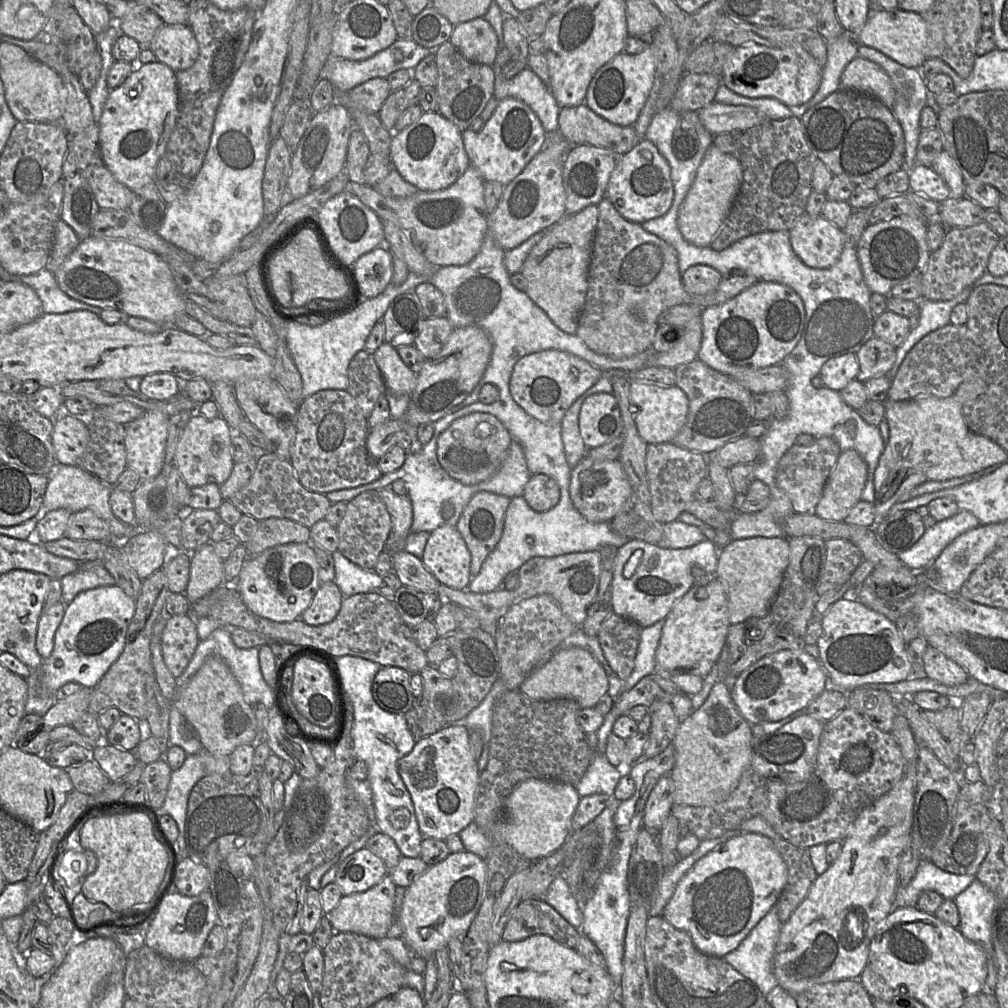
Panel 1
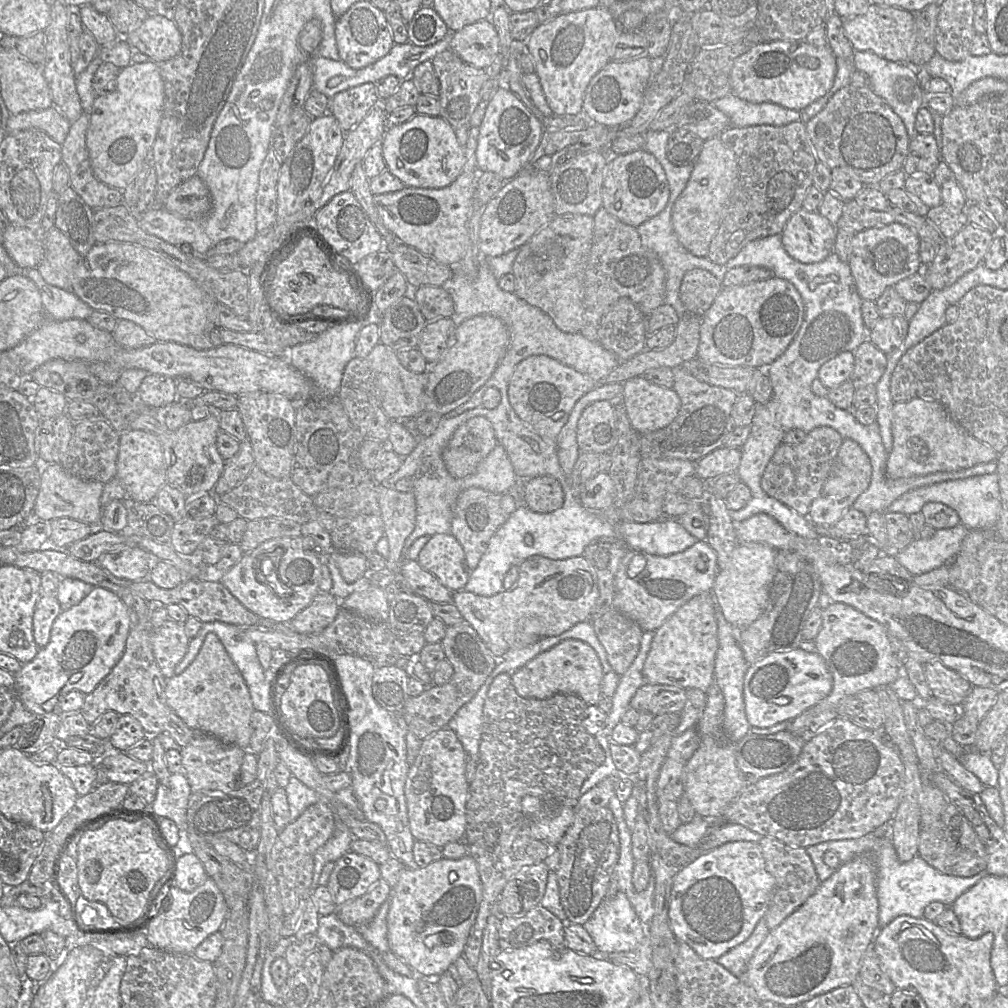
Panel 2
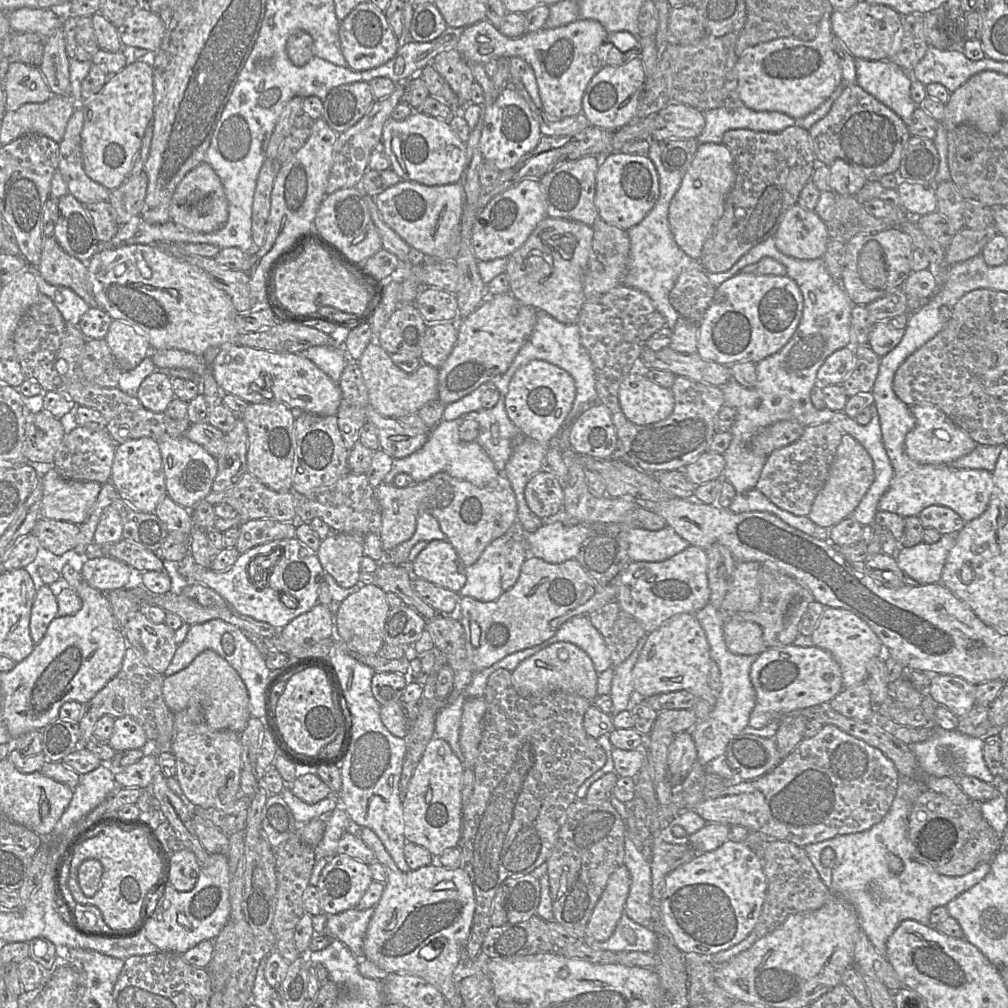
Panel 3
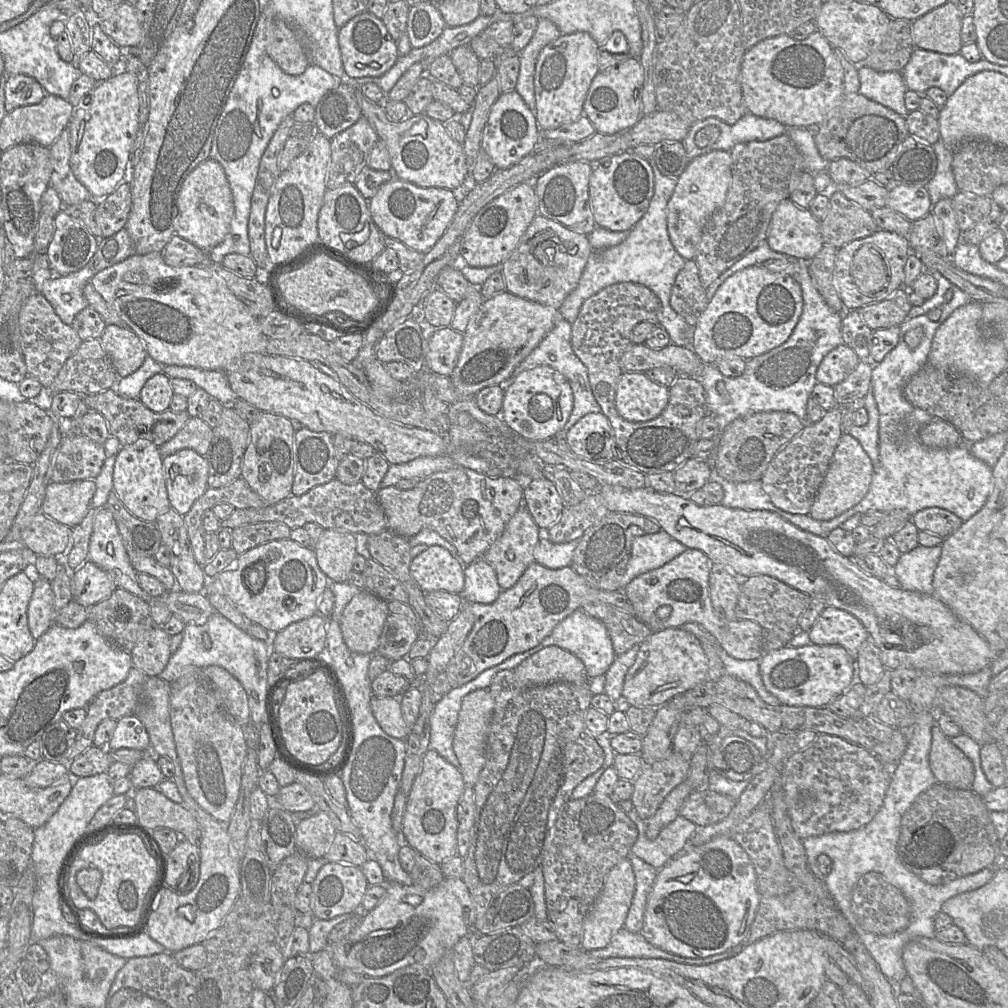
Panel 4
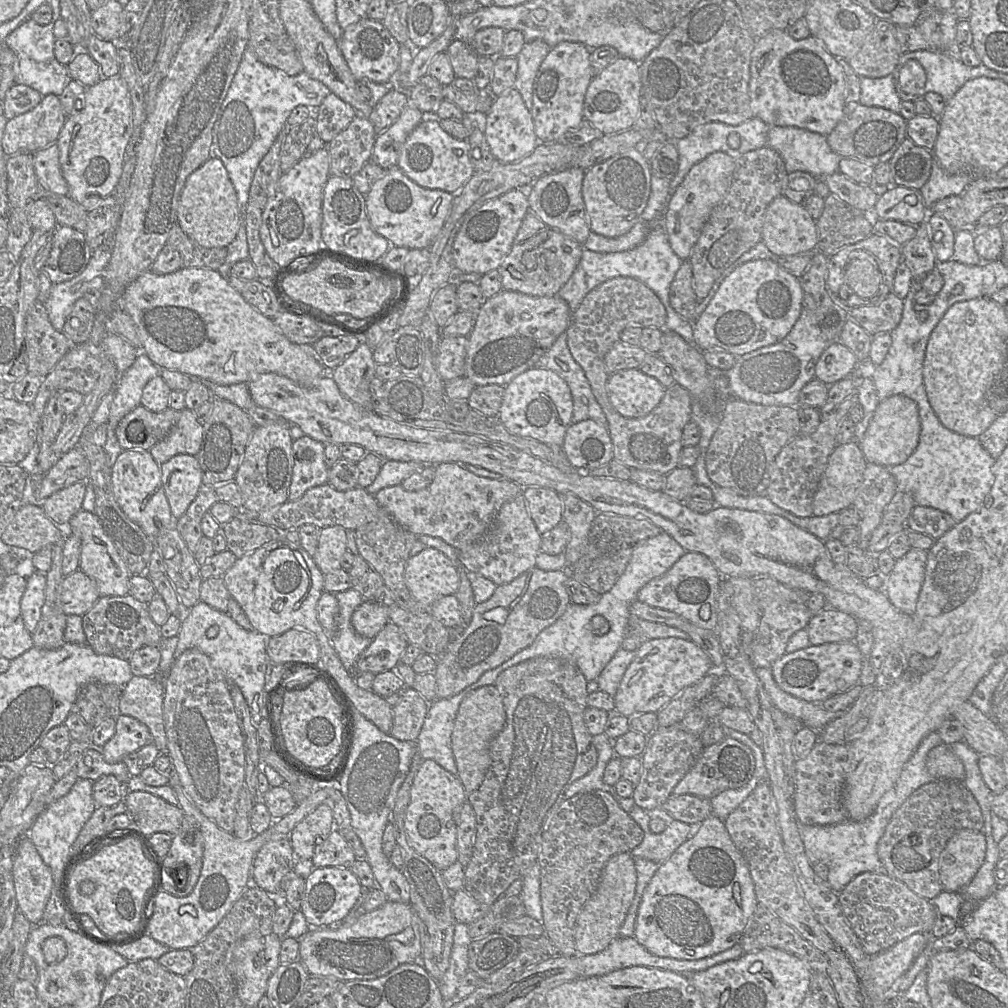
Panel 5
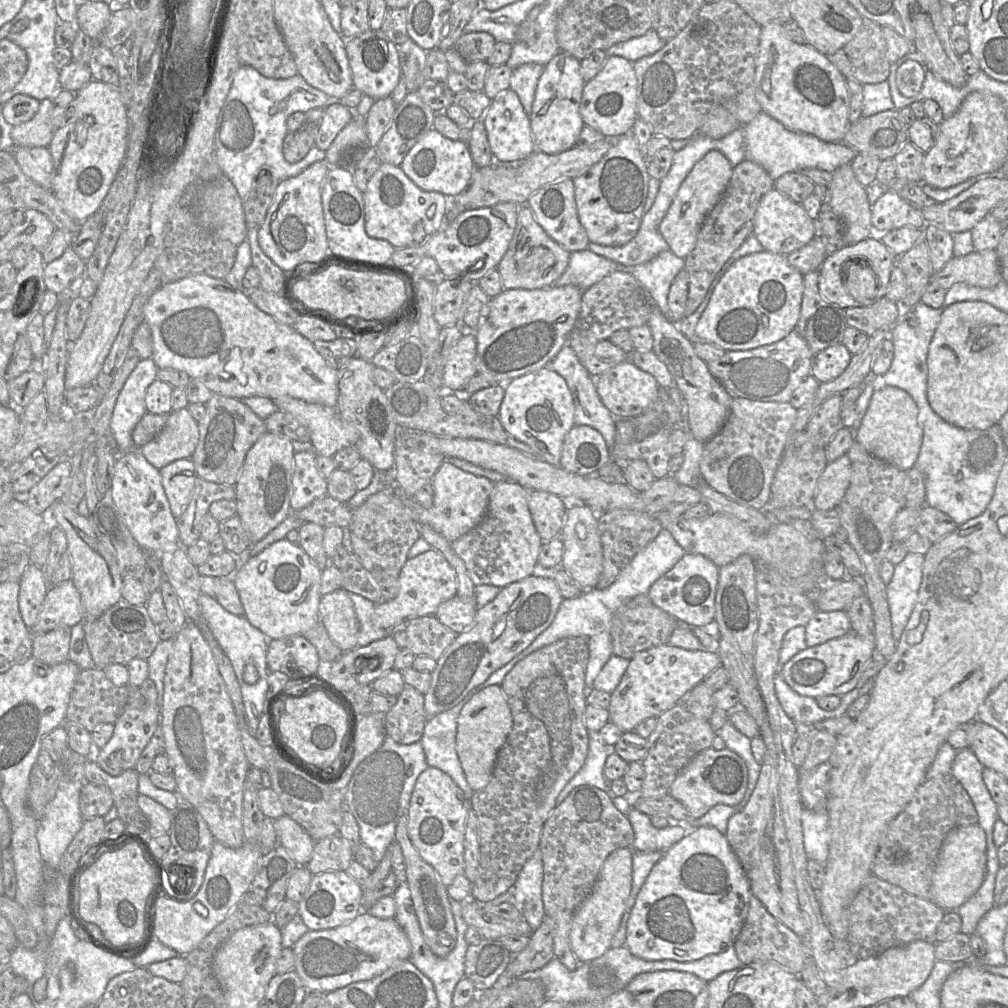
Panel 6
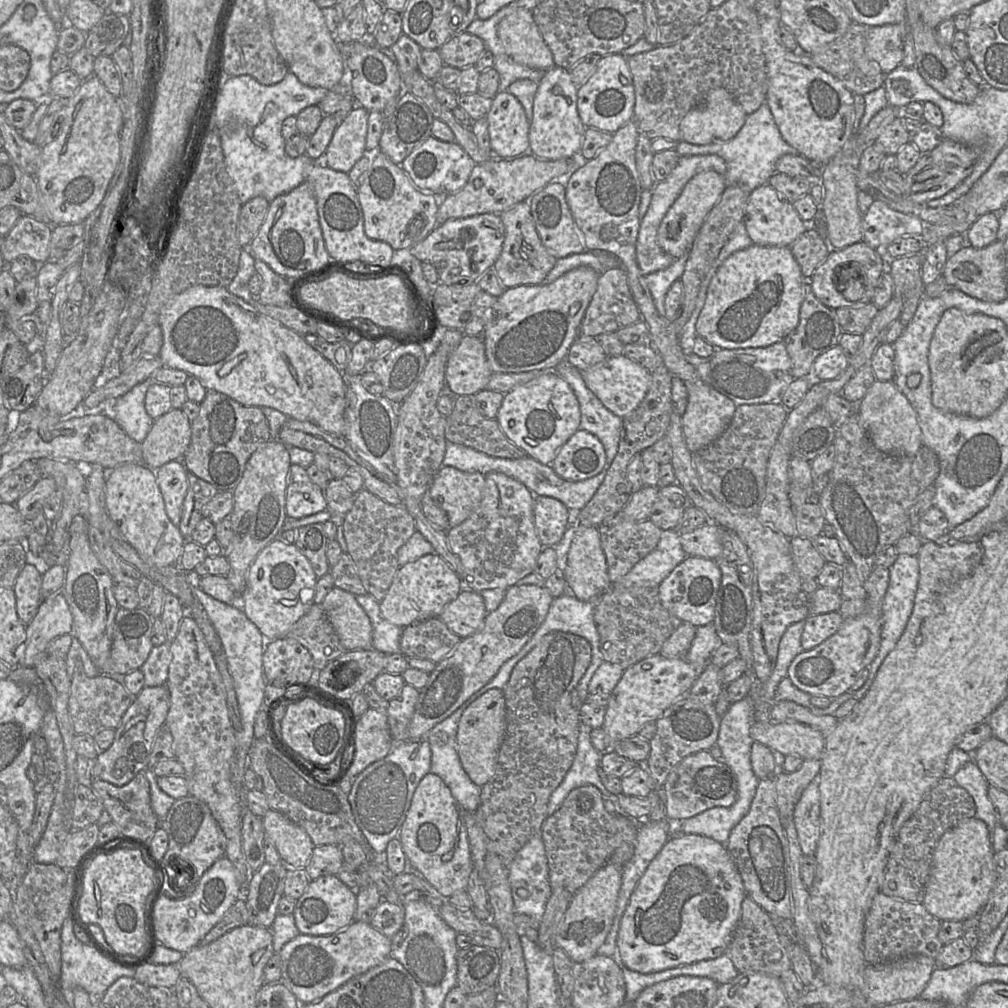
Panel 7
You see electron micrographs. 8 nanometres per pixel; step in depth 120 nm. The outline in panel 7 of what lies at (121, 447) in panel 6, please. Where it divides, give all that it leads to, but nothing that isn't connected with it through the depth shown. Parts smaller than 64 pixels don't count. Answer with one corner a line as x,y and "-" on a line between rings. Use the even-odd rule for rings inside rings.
147,379
124,395
105,400
112,403
112,419
138,443
144,441
154,422
145,409
146,392
153,382

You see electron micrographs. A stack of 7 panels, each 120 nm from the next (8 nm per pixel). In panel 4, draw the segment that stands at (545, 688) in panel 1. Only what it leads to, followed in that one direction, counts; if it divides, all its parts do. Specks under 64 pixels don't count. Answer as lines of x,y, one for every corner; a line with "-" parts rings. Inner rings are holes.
548,646
522,661
515,669
519,685
546,685
555,682
589,683
583,662
558,646

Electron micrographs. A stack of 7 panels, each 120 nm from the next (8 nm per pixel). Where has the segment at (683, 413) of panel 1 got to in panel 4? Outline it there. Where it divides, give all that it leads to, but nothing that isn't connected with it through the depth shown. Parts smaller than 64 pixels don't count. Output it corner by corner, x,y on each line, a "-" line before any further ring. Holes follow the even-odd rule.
624,372
617,384
615,405
624,419
646,422
667,406
669,388
656,383
644,372

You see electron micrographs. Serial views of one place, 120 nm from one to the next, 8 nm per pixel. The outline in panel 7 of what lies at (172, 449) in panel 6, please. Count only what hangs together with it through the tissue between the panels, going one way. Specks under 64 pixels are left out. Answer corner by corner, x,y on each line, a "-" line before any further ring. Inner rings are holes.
172,407
170,411
154,419
151,430
141,443
143,463
156,471
165,463
181,460
190,444
191,422
181,409

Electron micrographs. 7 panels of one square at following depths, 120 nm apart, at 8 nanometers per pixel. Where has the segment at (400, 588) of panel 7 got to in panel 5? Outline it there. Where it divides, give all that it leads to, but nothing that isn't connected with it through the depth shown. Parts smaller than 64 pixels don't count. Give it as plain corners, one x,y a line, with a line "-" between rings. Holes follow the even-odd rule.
426,547
413,557
410,557
404,570
404,579
411,596
423,607
430,606
439,598
455,595
459,588
459,566
442,552
435,548
-
364,600
351,616
354,630
369,639
374,639
387,622
389,607
374,601

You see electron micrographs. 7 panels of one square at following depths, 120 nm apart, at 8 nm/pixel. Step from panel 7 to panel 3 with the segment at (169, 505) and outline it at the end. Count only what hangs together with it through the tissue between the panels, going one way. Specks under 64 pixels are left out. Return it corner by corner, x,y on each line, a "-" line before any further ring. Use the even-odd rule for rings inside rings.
185,435
167,440
159,440
165,474
167,495
180,506
191,509
204,500
212,491
212,484
218,472
215,457
210,455
201,445
189,440
-
172,457
173,465
169,466
168,458

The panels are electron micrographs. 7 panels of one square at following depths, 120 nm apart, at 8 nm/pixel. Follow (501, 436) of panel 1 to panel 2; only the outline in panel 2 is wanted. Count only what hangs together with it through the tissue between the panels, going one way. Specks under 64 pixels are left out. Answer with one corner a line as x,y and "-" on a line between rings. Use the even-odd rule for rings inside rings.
475,416
456,429
442,452
442,458
453,477
463,478
475,472
497,443
490,421

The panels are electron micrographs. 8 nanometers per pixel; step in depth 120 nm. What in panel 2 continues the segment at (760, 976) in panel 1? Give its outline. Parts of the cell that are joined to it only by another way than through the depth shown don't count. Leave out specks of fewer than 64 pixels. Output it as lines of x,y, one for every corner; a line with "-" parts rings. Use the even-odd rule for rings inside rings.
764,917
757,923
752,934
741,944
716,959
736,977
741,977
755,950
761,945
771,930
767,927

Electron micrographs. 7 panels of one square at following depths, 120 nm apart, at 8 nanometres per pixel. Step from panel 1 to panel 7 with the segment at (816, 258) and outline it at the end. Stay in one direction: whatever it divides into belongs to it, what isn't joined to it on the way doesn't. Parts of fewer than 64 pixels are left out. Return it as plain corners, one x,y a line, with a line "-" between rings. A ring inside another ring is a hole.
768,184
759,186
749,193
743,222
752,243
760,246
790,247
809,226
800,218
792,203

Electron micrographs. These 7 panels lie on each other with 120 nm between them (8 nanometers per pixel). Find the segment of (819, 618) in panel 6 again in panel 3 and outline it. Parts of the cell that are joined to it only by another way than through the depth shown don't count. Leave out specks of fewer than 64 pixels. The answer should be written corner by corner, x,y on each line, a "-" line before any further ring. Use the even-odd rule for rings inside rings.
825,607
810,637
814,646
828,651
839,664
843,688
864,683
868,661
884,655
882,642
870,626
856,614
843,608

